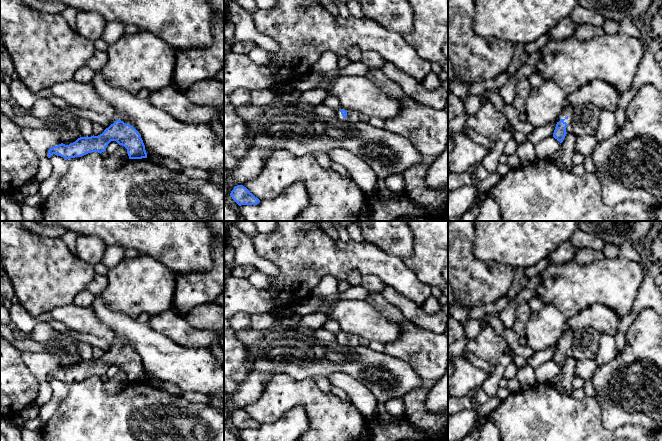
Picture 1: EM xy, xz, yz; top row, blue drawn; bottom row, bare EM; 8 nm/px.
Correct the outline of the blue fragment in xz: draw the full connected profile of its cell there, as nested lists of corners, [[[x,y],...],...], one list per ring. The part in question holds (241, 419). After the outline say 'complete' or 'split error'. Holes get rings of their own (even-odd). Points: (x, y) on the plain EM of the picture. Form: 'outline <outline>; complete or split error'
outline [[[237,409],[230,417],[232,423],[239,429],[257,429],[260,424],[243,409]]]; complete

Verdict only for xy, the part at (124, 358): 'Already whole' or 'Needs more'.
Needs more

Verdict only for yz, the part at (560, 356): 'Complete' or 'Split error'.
Split error

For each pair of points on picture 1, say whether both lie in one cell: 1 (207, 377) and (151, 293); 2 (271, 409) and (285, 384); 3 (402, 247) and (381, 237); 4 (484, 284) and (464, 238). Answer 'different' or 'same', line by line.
1: different
2: same
3: same
4: same

